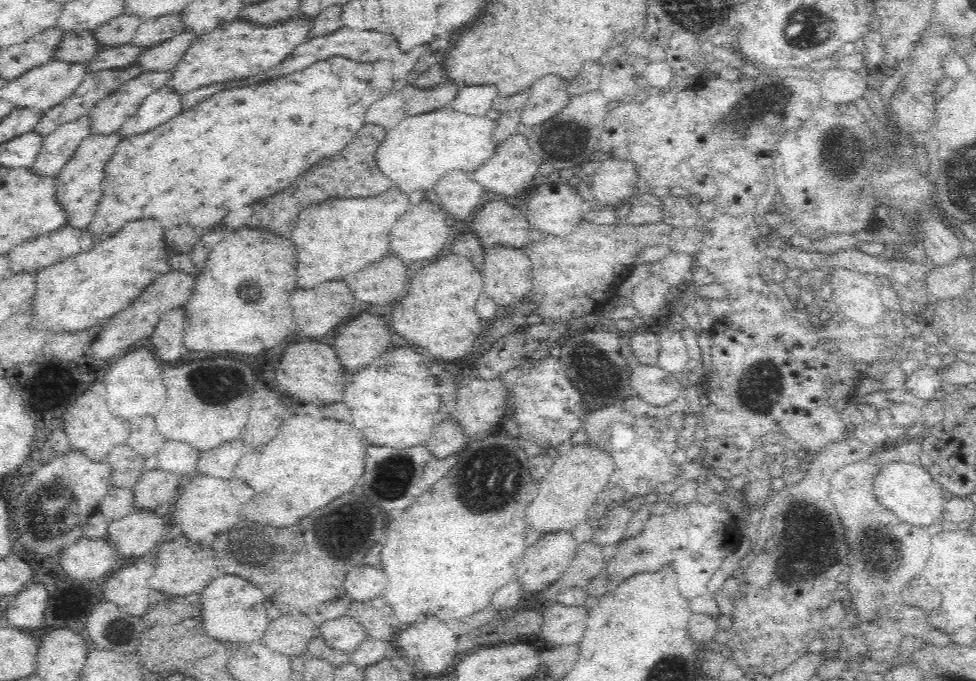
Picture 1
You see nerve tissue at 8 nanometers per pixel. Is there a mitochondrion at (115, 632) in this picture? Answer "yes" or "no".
yes

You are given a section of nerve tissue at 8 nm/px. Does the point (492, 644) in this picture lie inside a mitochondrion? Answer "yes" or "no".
no

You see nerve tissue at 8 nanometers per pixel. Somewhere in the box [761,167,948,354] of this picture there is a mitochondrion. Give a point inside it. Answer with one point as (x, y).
(897, 229)

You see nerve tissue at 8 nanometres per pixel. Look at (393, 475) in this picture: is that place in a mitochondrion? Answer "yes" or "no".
yes

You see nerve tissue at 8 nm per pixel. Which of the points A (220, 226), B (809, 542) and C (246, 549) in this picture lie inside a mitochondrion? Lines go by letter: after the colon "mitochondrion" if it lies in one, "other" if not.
A: other
B: mitochondrion
C: mitochondrion

